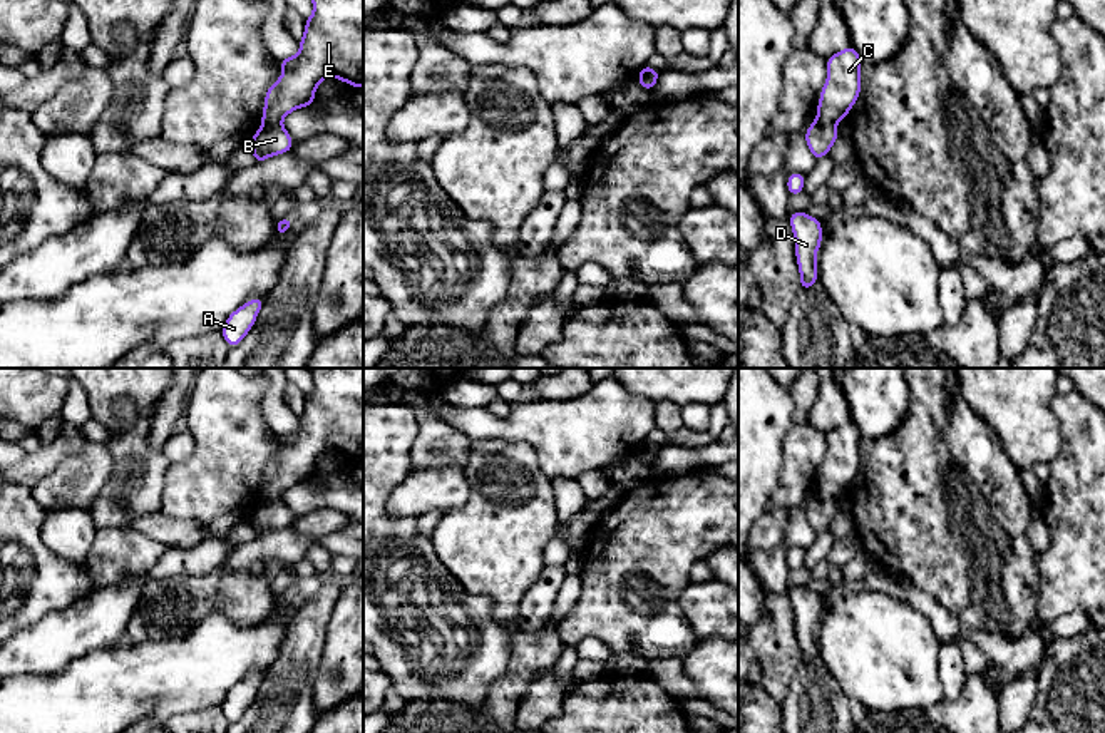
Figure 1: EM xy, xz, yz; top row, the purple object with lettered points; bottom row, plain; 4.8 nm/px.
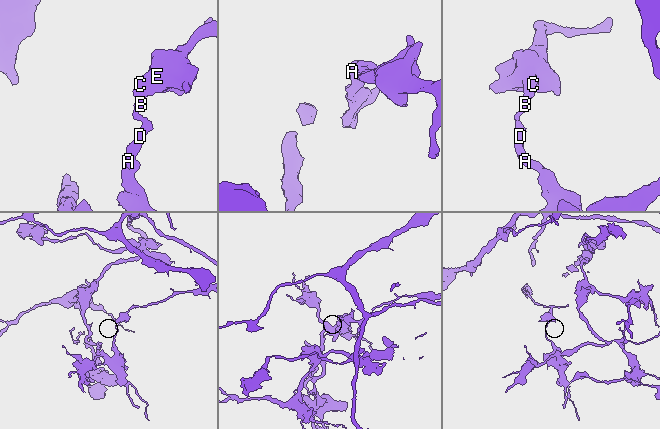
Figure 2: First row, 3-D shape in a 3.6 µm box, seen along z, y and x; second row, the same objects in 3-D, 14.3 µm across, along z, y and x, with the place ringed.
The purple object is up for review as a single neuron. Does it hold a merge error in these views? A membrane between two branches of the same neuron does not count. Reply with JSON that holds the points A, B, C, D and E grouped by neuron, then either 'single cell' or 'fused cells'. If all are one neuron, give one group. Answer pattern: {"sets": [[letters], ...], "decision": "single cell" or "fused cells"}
{"sets": [["A", "B", "D"], ["C", "E"]], "decision": "fused cells"}

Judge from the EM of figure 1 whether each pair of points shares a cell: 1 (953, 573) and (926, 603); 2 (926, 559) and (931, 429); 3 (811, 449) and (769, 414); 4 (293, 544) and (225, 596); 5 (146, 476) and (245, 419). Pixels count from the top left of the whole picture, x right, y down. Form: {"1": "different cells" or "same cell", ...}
{"1": "different cells", "2": "same cell", "3": "different cells", "4": "same cell", "5": "different cells"}

